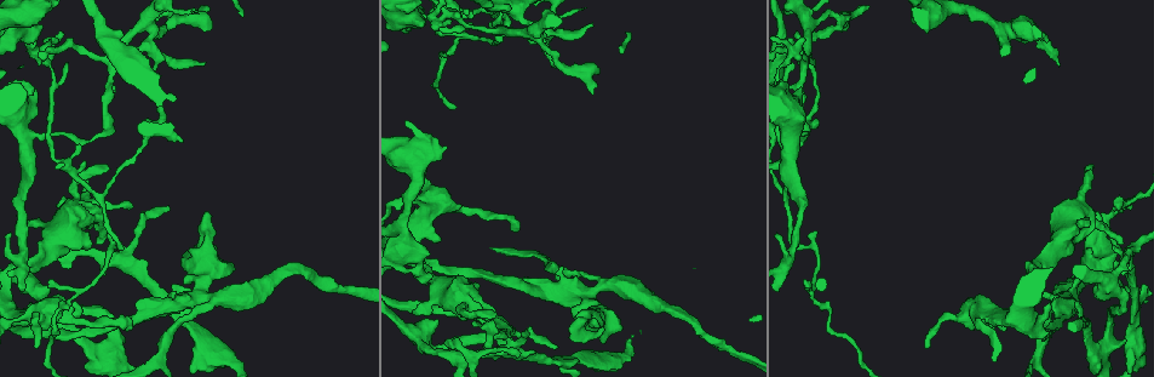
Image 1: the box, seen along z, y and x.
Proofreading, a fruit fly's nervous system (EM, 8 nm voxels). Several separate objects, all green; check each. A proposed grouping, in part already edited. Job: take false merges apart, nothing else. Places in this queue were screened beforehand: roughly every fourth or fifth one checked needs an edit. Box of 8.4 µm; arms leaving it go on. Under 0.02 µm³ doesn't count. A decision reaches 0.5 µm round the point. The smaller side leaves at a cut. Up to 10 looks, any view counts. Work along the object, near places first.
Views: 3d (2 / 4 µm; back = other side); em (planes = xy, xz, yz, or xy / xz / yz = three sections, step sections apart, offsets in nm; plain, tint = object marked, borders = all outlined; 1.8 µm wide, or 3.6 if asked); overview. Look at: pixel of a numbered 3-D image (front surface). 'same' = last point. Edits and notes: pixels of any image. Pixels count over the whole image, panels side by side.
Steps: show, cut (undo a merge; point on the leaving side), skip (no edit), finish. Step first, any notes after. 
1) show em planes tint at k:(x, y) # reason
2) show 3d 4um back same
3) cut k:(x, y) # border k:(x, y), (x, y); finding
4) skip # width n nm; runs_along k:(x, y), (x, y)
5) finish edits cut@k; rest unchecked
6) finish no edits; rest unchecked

show 3d 4um at 1:(810, 32) # looks like a crossing

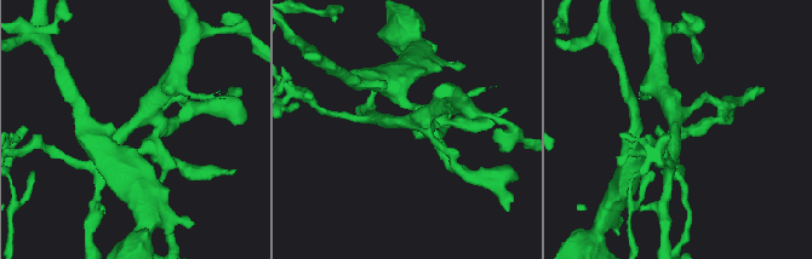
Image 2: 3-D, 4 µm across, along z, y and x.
show em xz step 16 plain at 2:(677, 126)

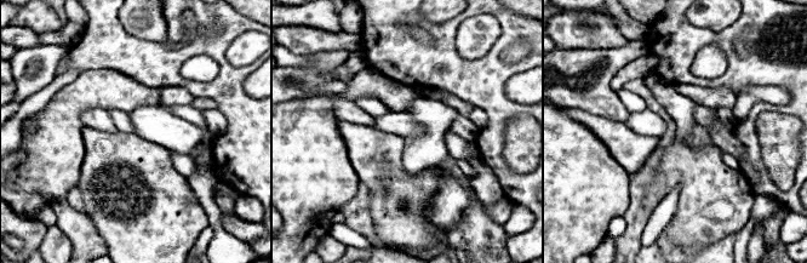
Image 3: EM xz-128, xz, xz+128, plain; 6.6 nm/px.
show em xz step 16 tint same # with the object marked

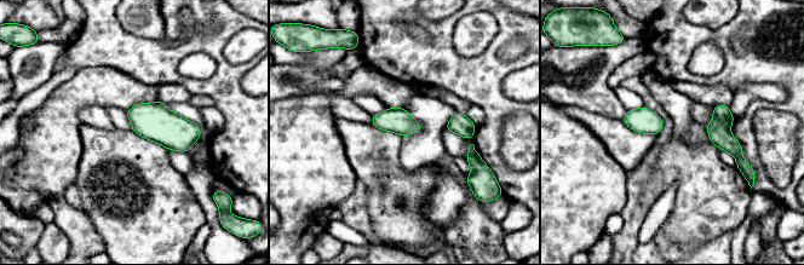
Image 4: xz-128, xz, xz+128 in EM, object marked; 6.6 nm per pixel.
cut 4:(722, 113) # width 20 nm; border 4:(713, 115), (728, 130); two neurons meet here

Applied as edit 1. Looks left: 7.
show em planes tint at 1:(980, 316) # side arm on a straight run

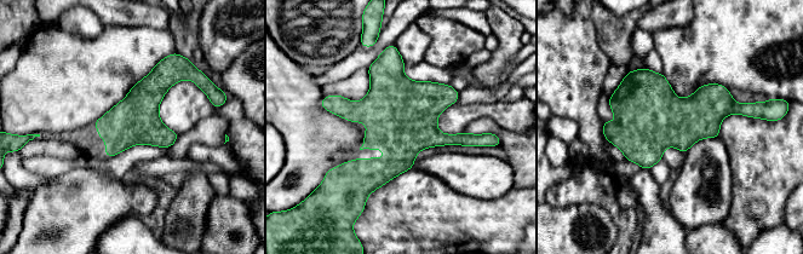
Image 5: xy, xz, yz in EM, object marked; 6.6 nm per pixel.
skip # one neuron here

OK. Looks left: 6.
show 3d 4um back at 1:(588, 294) # narrows sharply

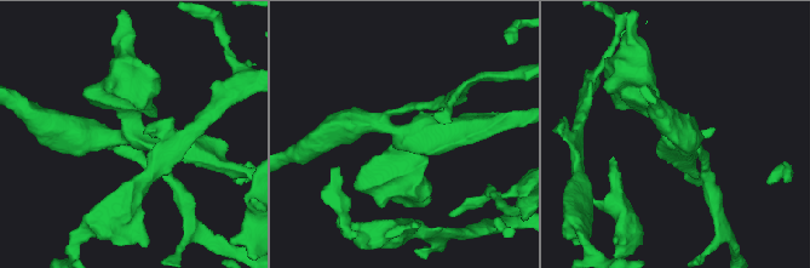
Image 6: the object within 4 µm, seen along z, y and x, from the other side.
show em planes plain at 6:(134, 137)

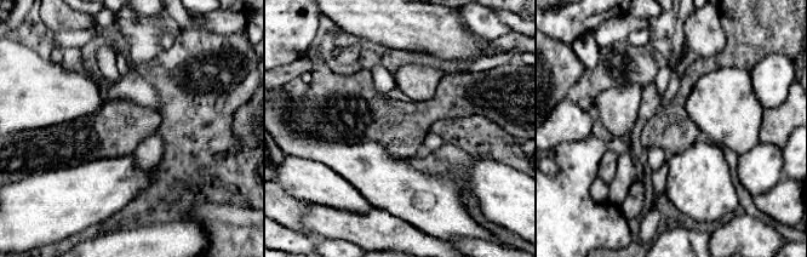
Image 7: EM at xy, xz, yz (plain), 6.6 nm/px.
show em planes tint same

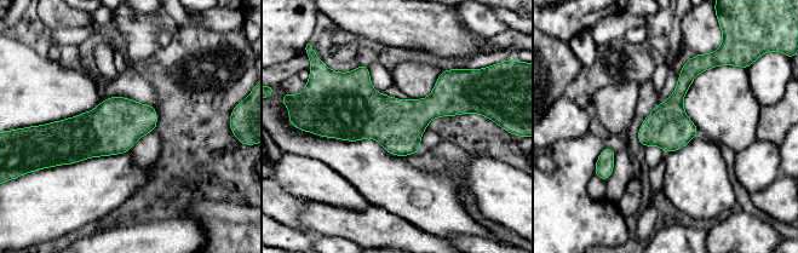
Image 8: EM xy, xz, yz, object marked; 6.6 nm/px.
skip # width 300 nm; all the same neuron

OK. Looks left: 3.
show em 3.6um planes plain at 1:(67, 211) # two arms in line, one across

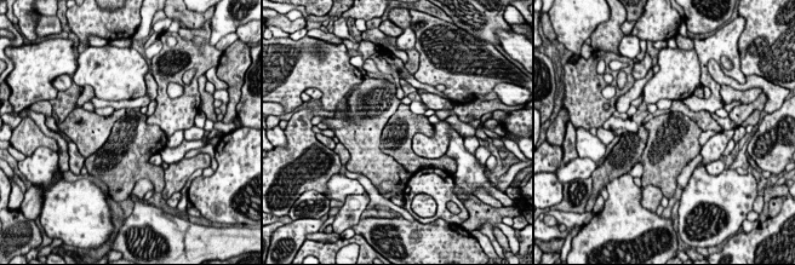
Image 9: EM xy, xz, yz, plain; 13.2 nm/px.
show em 3.6um planes tint same # with the object marked

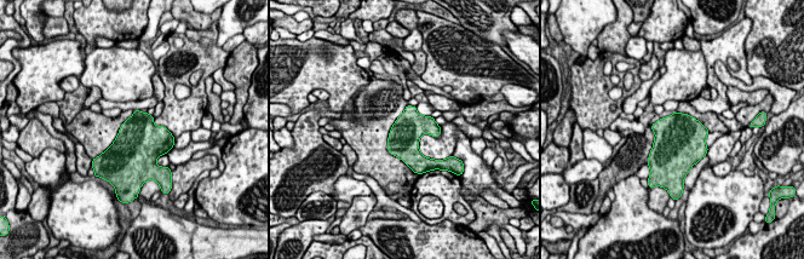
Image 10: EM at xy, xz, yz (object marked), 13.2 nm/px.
skip # width 420 nm; one neuron here

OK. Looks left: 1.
finish edits cut@4; rest unchecked

